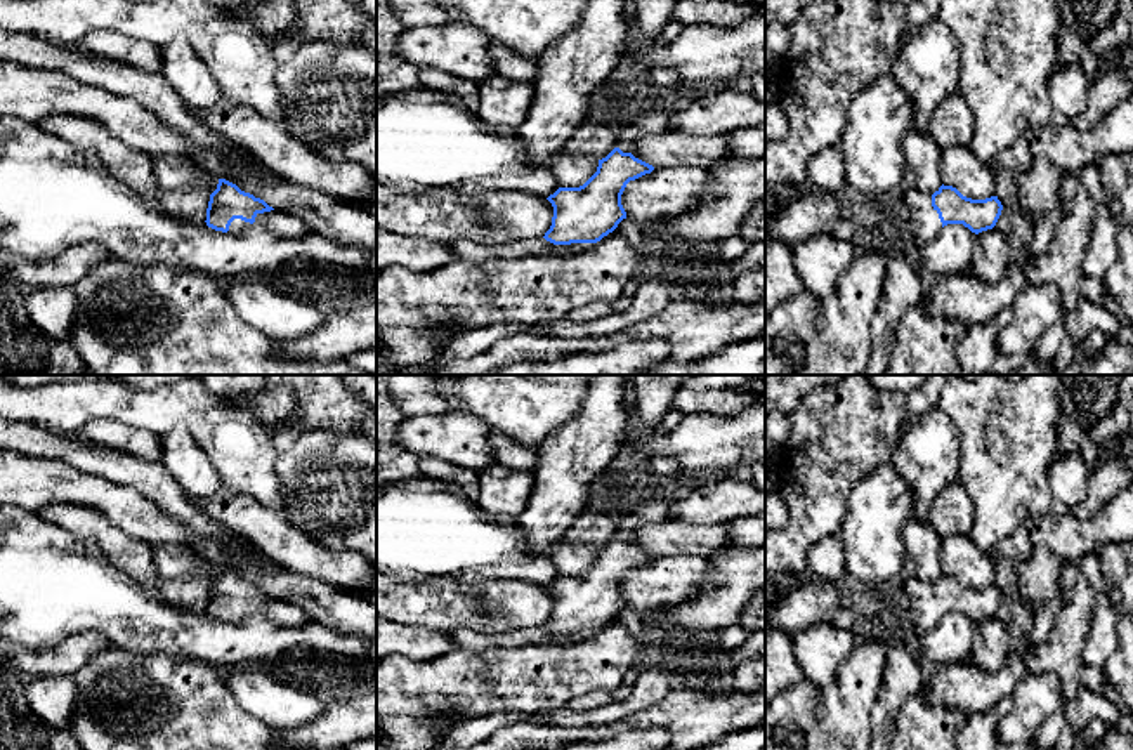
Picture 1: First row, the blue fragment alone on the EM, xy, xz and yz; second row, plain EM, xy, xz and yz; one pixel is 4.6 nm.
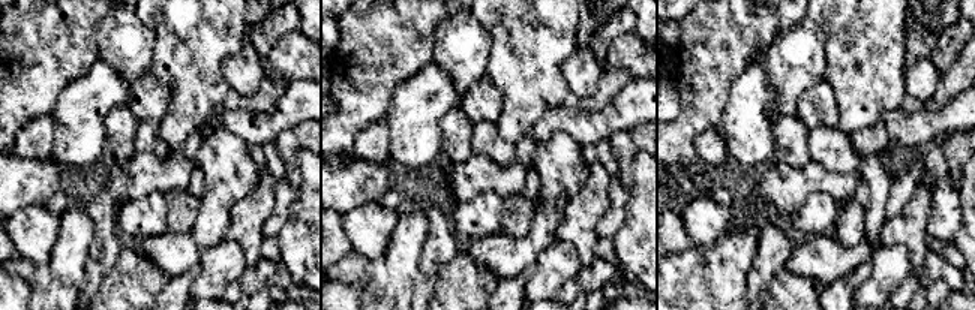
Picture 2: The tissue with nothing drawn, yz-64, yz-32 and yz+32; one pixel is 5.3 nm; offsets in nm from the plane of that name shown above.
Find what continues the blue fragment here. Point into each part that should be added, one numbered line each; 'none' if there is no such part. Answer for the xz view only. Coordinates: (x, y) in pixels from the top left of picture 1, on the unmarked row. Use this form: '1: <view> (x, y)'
1: xz (653, 507)

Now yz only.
1: yz (915, 605)

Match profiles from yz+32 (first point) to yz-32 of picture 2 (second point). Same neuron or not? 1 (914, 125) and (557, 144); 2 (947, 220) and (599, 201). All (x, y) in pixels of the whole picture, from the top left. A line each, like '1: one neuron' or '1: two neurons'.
1: two neurons
2: two neurons

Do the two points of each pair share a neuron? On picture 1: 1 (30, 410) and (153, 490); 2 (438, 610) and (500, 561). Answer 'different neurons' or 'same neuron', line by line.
1: different neurons
2: different neurons

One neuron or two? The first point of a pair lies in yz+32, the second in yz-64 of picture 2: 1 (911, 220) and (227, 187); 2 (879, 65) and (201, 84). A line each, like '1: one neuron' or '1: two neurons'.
1: two neurons
2: one neuron

